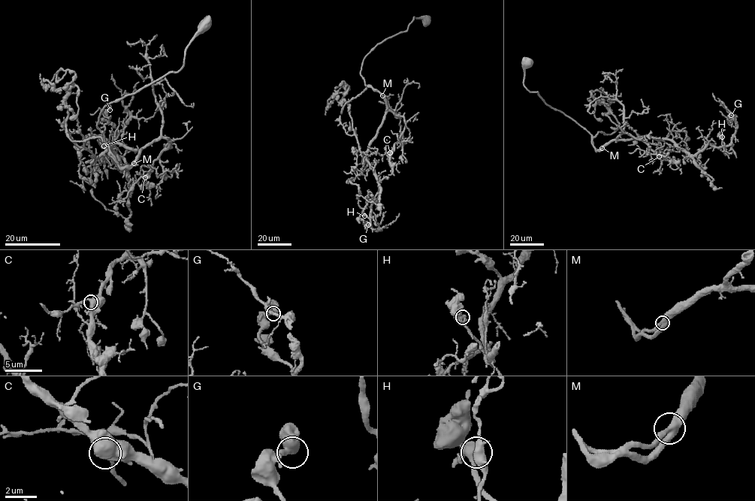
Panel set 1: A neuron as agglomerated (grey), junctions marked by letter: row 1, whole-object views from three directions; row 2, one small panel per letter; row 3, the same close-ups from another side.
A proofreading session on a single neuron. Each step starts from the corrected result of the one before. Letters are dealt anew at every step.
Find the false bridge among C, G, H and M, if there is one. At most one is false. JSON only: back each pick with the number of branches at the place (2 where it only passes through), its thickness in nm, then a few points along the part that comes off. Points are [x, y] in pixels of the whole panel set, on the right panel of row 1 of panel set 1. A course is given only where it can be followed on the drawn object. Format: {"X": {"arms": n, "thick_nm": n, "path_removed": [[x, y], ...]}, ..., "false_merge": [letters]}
{"false_merge": []}

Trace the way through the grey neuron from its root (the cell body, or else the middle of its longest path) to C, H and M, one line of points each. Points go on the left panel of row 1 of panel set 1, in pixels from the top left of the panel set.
C: (204, 26), (177, 71), (101, 111), (97, 127), (121, 167), (129, 166), (154, 141), (170, 140), (145, 177)
H: (204, 26), (177, 71), (101, 111), (115, 161), (129, 166), (140, 151), (107, 149), (127, 174), (104, 146)
M: (204, 26), (177, 71), (101, 111), (97, 127), (109, 155), (121, 167), (134, 163)

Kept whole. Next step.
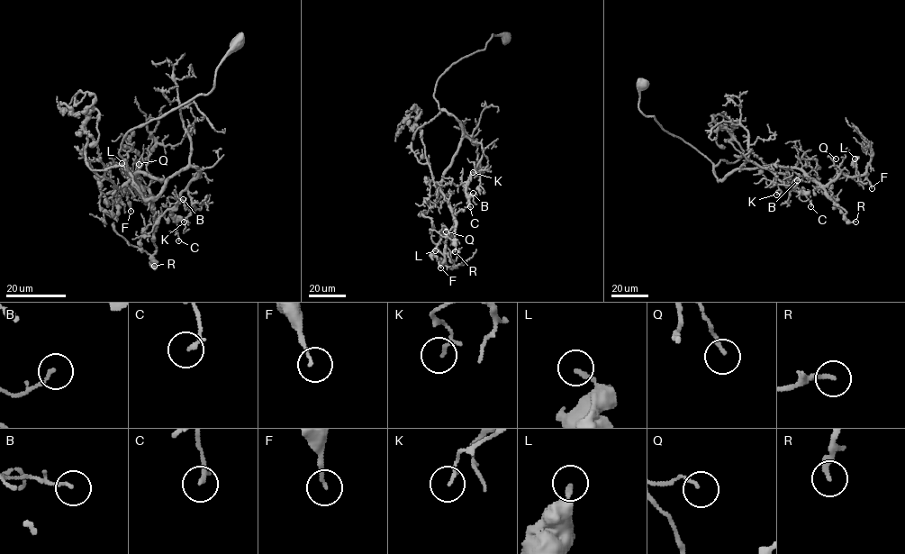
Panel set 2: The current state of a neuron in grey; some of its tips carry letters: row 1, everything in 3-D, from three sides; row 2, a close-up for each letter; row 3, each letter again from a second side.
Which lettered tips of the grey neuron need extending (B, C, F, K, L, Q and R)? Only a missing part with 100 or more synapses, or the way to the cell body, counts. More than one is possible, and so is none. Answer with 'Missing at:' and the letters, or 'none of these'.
Missing at: none of these

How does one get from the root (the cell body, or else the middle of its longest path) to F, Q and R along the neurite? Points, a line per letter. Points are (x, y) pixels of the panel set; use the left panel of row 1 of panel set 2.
F: (236, 44), (207, 94), (123, 137), (141, 195), (167, 181), (130, 178), (152, 195), (132, 188), (131, 211)
Q: (236, 44), (207, 94), (123, 137), (141, 195), (167, 181), (130, 178), (152, 206), (139, 164)
R: (236, 44), (207, 94), (121, 143), (145, 198), (167, 181), (130, 178), (151, 204), (154, 266)

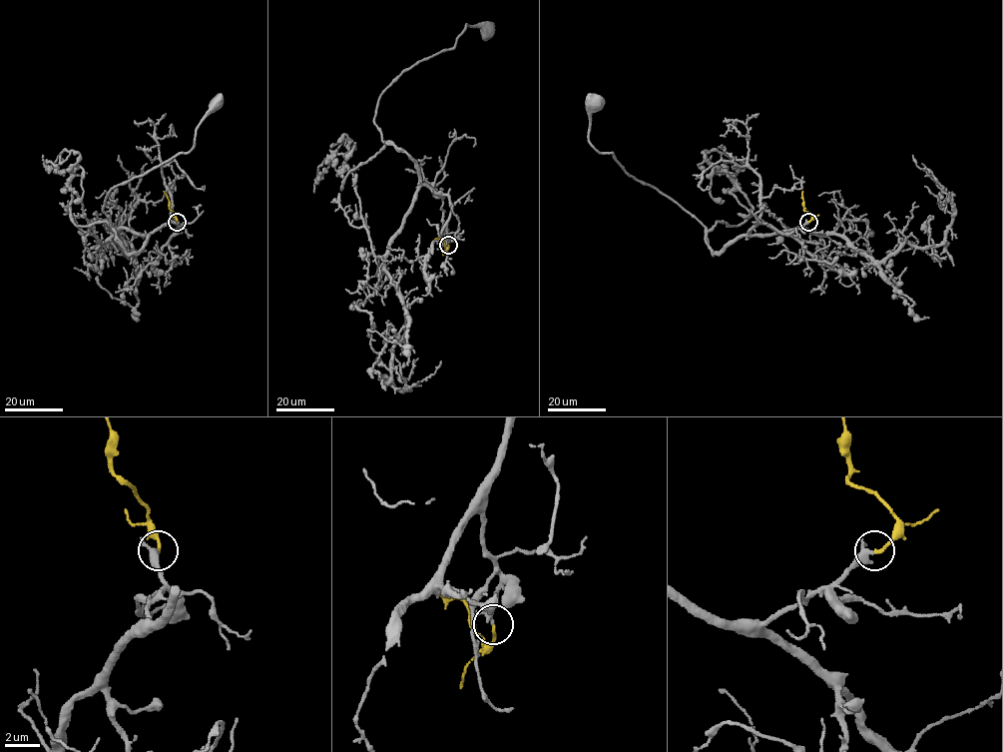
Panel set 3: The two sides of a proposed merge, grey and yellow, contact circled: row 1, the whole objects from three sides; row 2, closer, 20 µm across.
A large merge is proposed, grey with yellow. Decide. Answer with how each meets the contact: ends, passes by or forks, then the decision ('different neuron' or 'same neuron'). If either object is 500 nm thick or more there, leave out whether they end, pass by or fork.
grey passes by | yellow ends | same neuron

